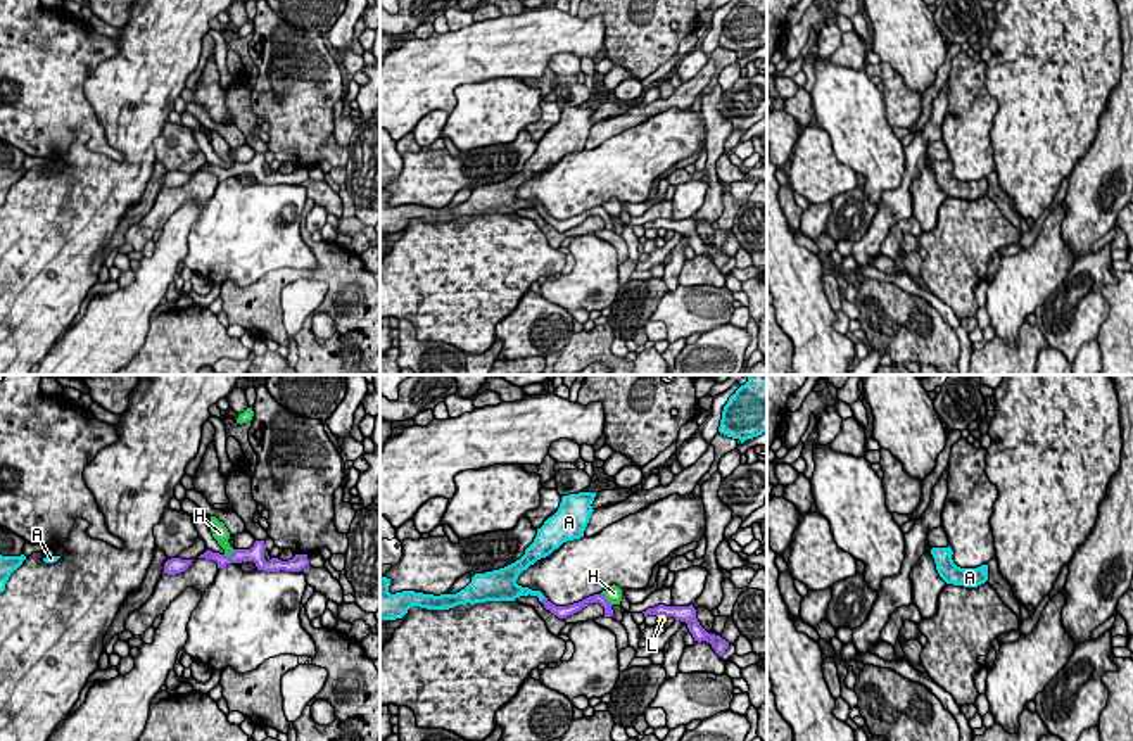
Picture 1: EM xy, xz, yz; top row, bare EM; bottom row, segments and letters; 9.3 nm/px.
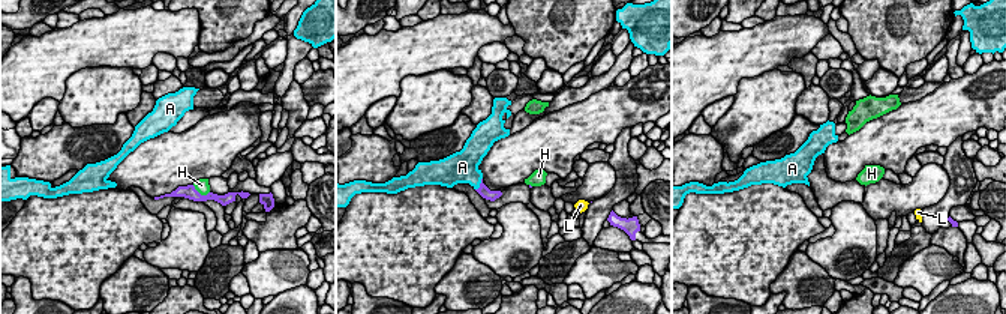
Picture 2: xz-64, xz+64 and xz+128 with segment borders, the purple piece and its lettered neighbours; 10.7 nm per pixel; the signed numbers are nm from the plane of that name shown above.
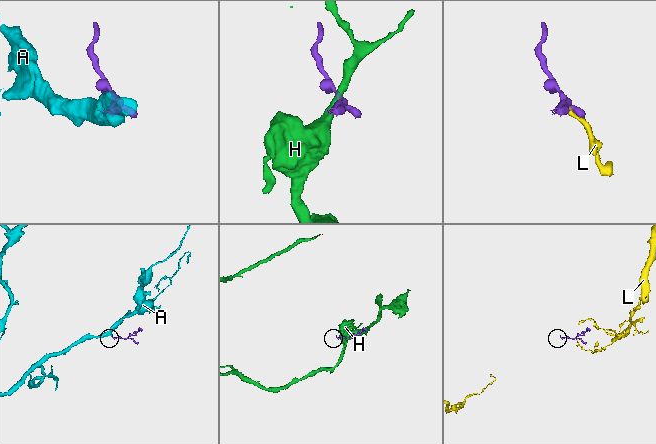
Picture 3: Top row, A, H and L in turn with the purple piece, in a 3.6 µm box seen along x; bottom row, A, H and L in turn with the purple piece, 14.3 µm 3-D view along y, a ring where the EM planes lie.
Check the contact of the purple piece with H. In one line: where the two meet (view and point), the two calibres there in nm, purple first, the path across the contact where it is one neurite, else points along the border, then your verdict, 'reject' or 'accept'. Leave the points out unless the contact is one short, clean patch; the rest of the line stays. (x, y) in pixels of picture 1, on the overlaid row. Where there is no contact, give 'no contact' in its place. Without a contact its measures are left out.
xz (607, 600) | 100/160 nm | along xz (601, 593), (610, 605) | reject

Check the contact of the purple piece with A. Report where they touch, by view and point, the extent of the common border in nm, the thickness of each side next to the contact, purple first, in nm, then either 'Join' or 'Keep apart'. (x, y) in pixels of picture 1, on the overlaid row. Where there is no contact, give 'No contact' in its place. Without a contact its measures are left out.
Touches purple at xz (543, 600). Shared border 70 nm. Thickness 130 nm (purple) against 100 nm. Join

